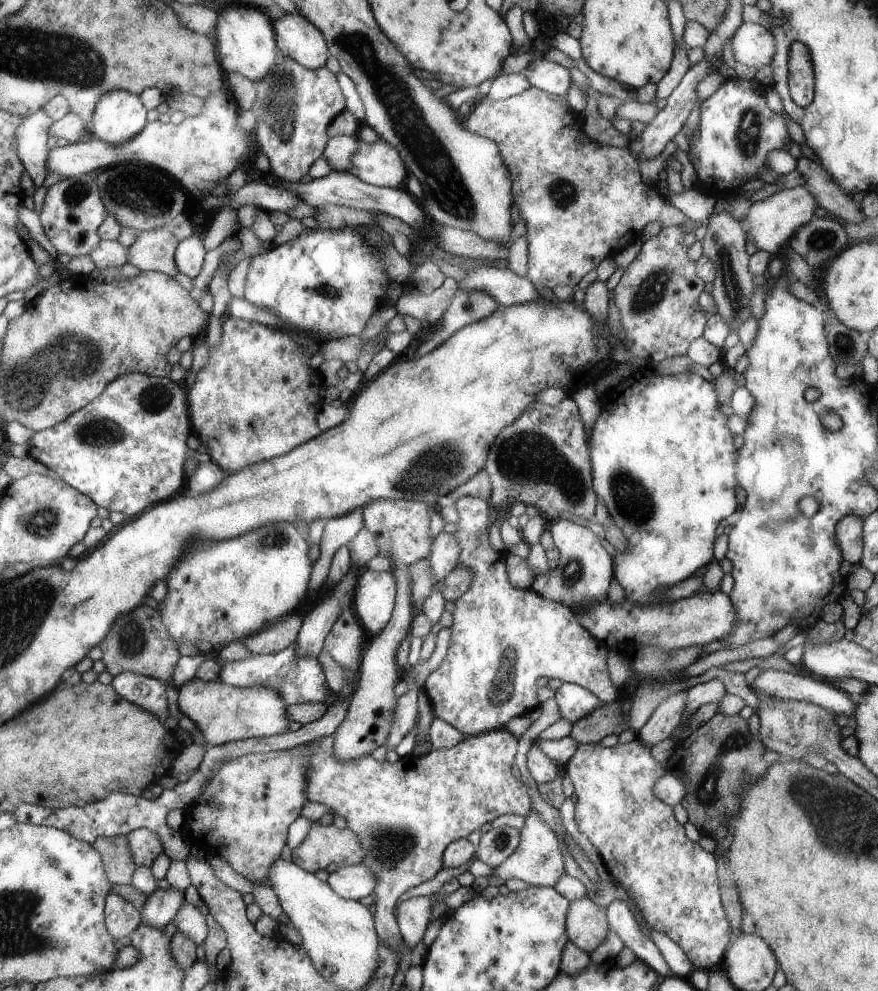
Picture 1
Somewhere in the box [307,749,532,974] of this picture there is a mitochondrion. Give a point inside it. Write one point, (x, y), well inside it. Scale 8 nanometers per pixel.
(391, 844)

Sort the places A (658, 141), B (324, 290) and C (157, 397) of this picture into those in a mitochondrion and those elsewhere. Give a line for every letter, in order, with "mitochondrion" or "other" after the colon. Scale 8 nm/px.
A: other
B: other
C: mitochondrion

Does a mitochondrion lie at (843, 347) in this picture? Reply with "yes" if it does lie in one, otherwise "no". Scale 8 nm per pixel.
yes

